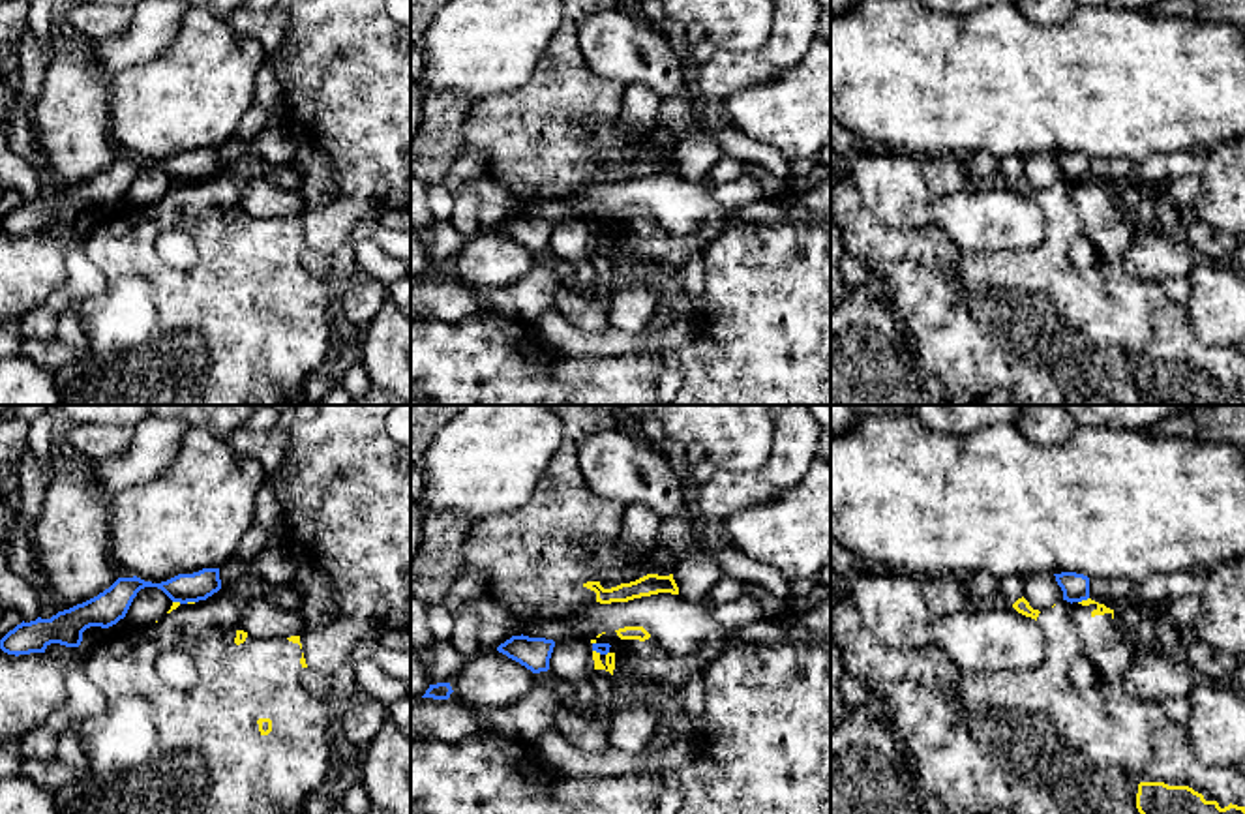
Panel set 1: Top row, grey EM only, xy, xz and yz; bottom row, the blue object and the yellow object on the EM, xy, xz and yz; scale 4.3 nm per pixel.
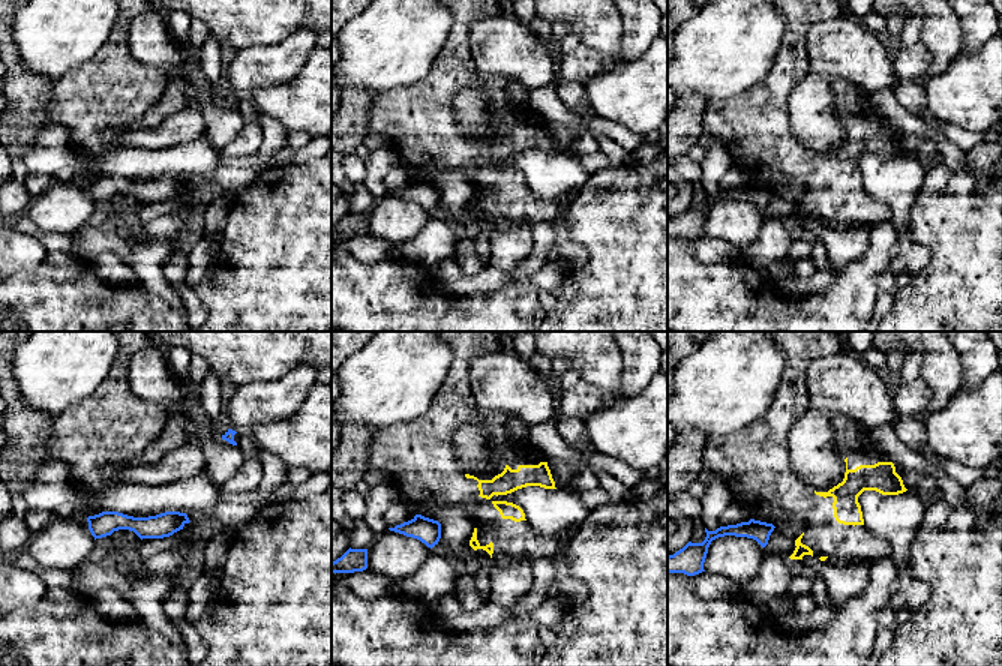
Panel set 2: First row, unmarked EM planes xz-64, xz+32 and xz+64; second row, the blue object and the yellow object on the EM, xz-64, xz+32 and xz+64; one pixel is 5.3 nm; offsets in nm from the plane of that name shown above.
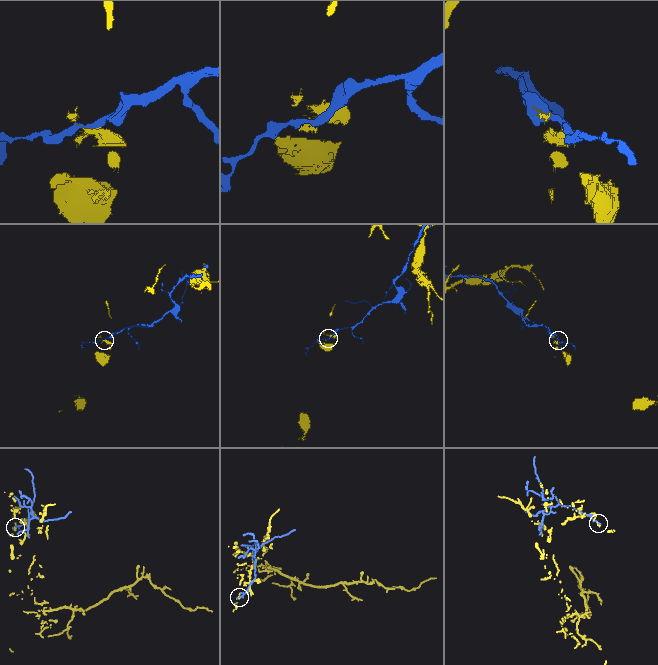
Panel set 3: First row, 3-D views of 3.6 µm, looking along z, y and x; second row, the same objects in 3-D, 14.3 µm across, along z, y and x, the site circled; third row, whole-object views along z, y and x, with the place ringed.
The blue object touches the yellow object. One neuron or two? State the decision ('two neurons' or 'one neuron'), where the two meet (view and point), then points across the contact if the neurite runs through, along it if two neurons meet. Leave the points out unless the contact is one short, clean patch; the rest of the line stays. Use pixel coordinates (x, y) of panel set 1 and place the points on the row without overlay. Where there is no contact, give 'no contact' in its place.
two neurons; contact yz (1082, 179); border yz (1088, 177), (1079, 182)

